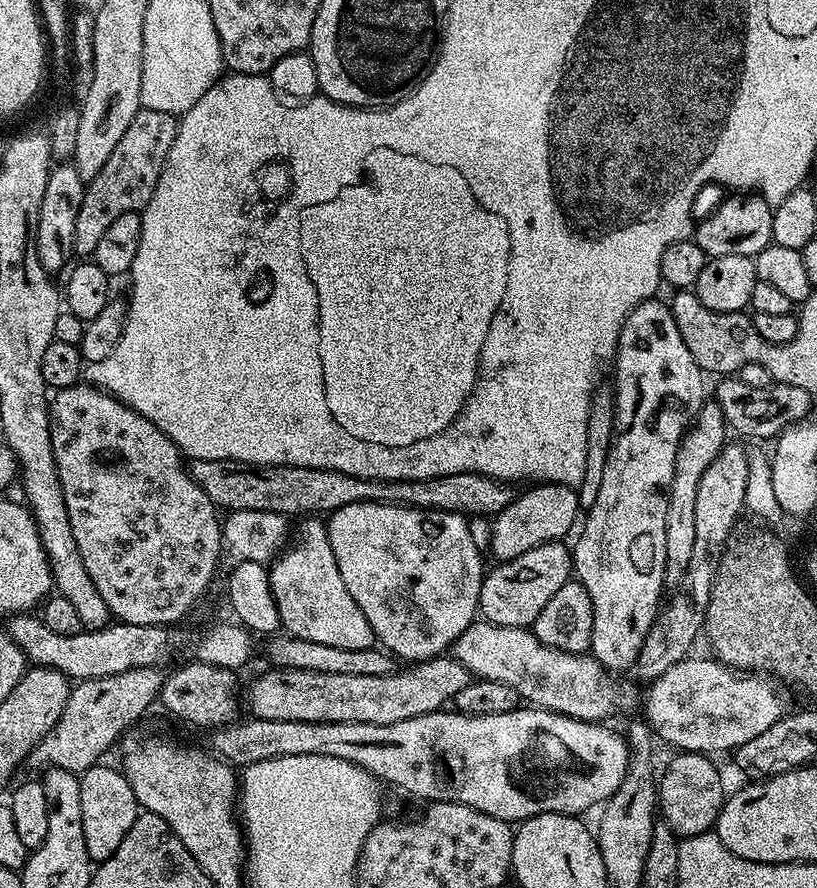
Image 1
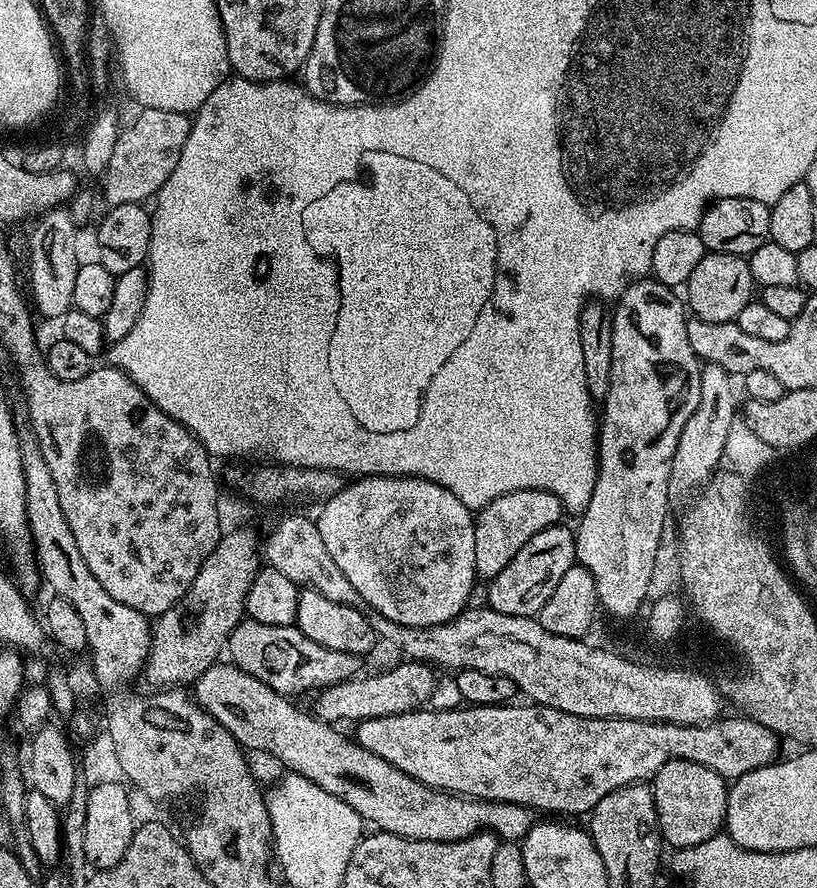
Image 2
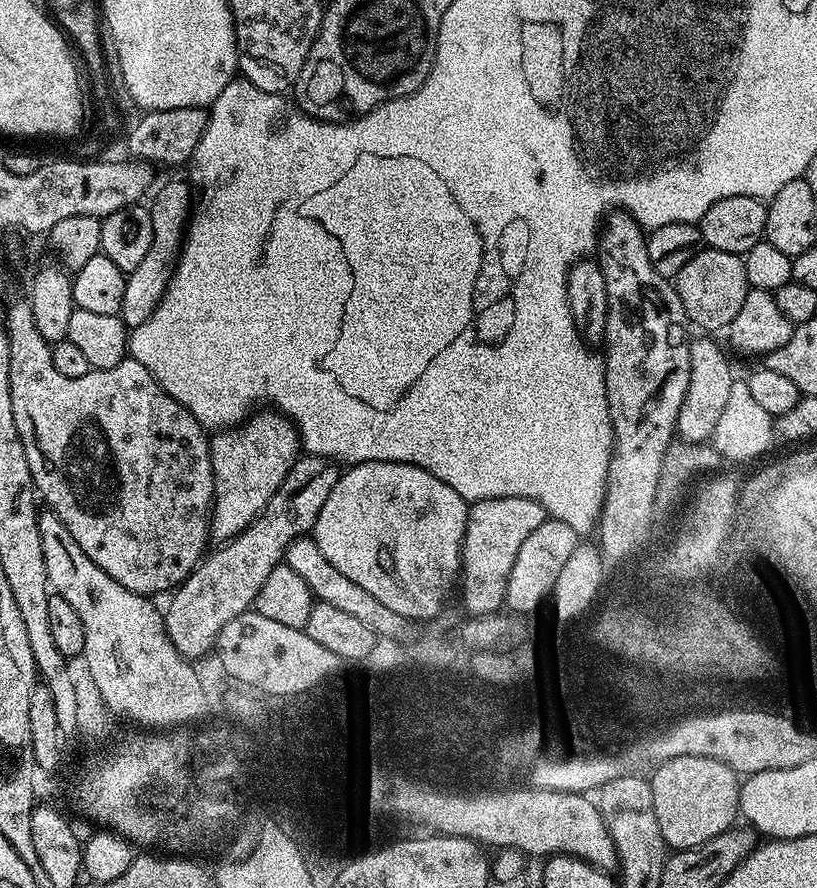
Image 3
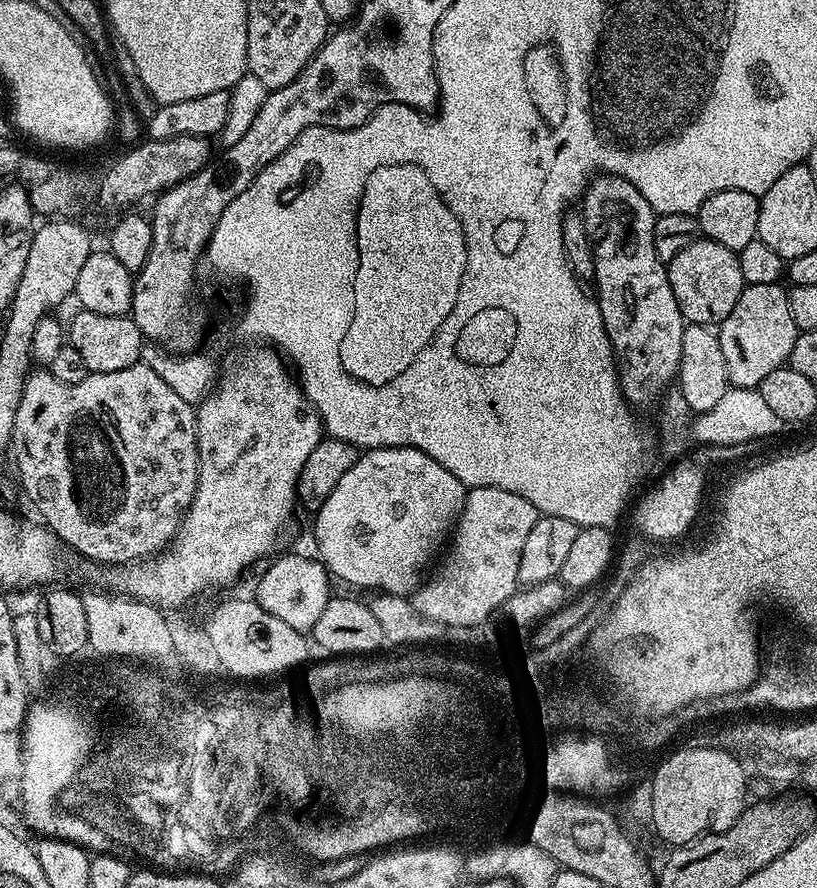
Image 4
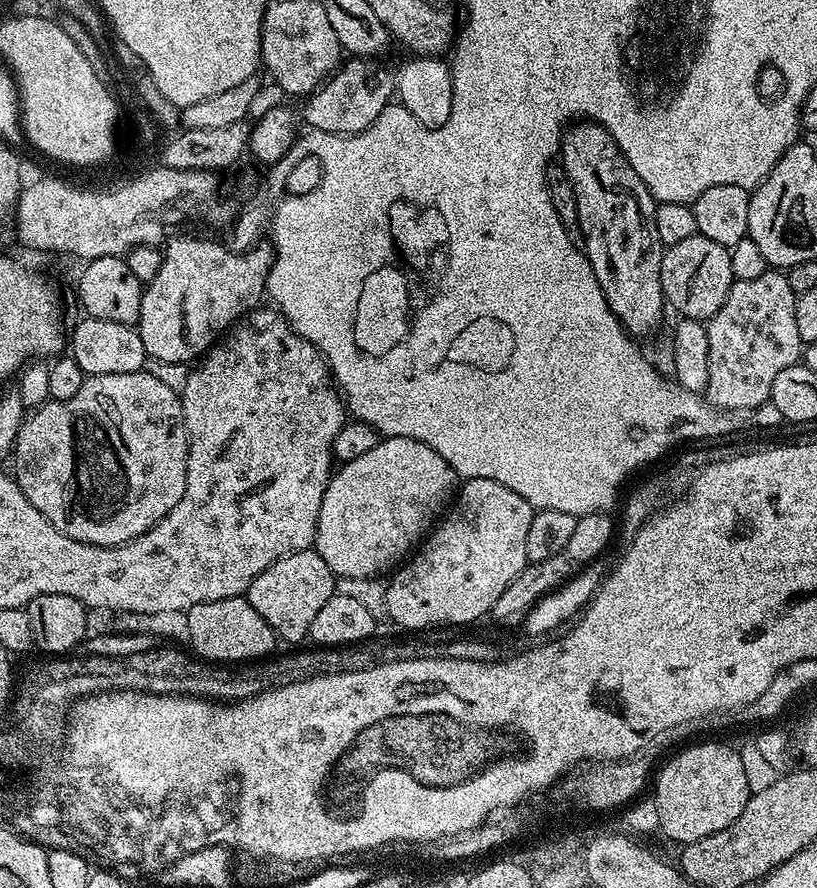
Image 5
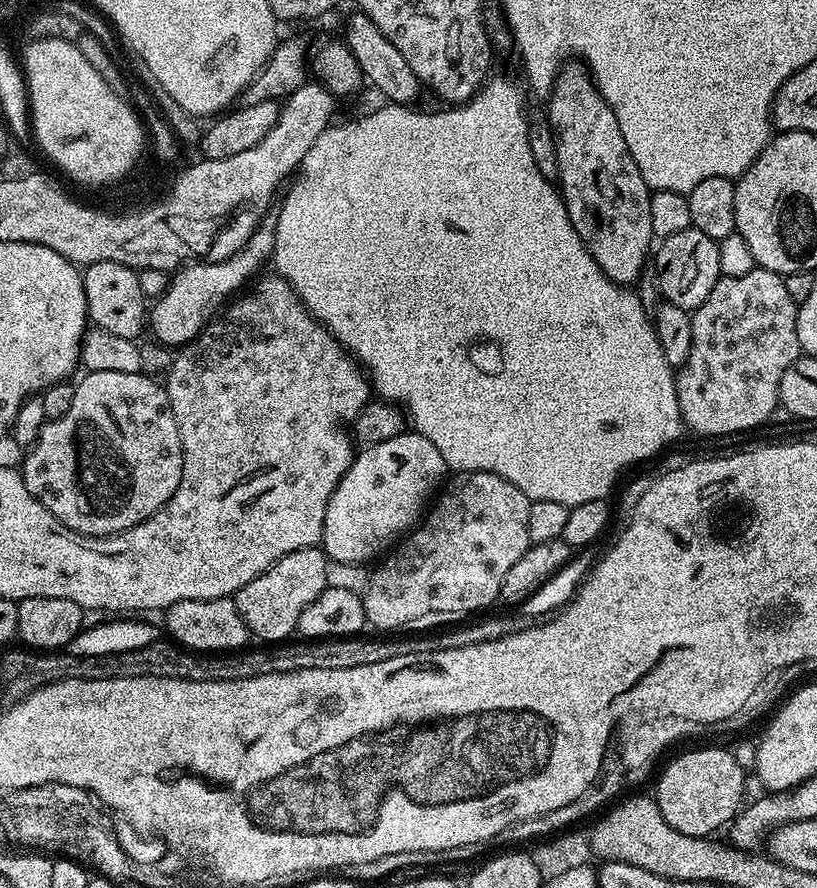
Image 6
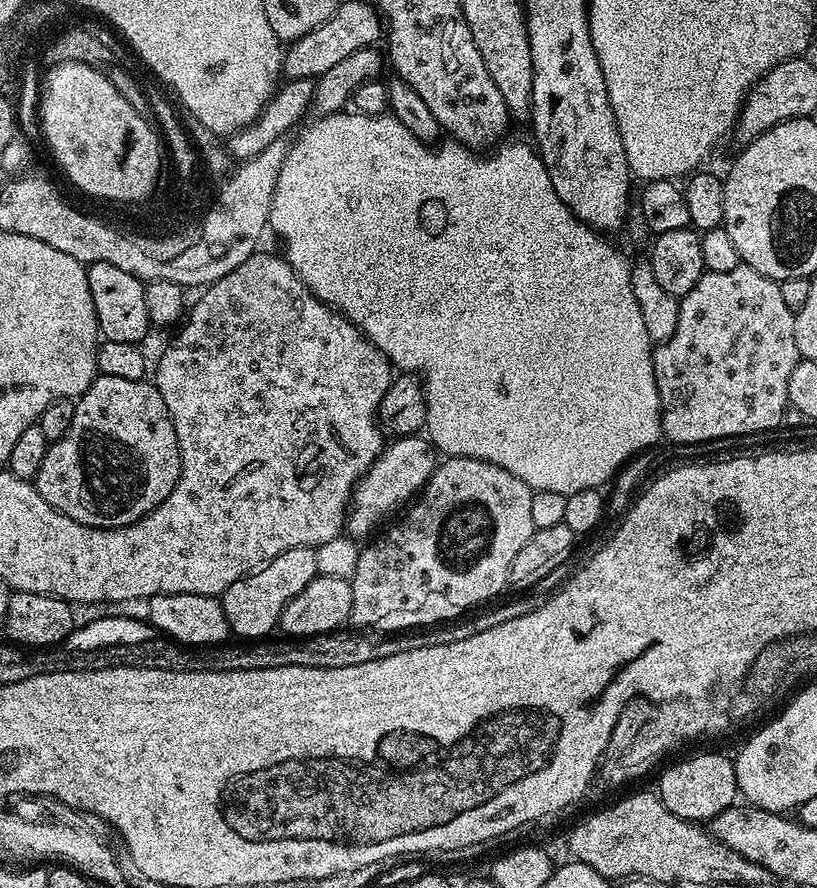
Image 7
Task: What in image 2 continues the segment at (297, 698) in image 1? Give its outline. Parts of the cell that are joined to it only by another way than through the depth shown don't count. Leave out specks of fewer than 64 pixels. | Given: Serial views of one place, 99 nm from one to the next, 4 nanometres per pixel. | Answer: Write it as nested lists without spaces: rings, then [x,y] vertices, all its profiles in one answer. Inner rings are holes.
[[[405,659],[404,664],[398,664],[389,672],[376,672],[373,676],[361,674],[354,680],[343,680],[340,684],[331,684],[315,693],[316,719],[325,722],[336,720],[352,720],[359,722],[370,718],[397,716],[403,712],[414,712],[425,707],[424,704],[432,696],[436,688],[436,676],[433,665],[422,660]]]

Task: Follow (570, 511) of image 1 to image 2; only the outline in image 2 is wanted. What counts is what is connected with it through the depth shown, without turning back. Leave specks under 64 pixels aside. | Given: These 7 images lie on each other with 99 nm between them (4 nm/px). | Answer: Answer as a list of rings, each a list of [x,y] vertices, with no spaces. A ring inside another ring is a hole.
[[[514,490],[510,494],[502,494],[489,504],[483,505],[475,513],[474,542],[476,543],[476,575],[481,581],[492,580],[534,538],[534,534],[542,534],[542,530],[555,528],[566,516],[564,503],[546,490]]]

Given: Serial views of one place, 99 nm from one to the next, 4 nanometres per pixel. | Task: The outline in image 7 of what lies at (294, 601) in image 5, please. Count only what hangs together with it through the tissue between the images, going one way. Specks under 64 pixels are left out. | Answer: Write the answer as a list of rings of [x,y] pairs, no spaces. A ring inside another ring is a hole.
[[[295,548],[286,550],[286,554],[278,554],[278,558],[274,558],[258,571],[238,578],[238,582],[231,584],[219,597],[222,610],[226,614],[229,633],[244,642],[271,637],[277,631],[280,615],[290,598],[298,598],[298,594],[302,594],[302,590],[310,586],[317,574],[316,549]]]

